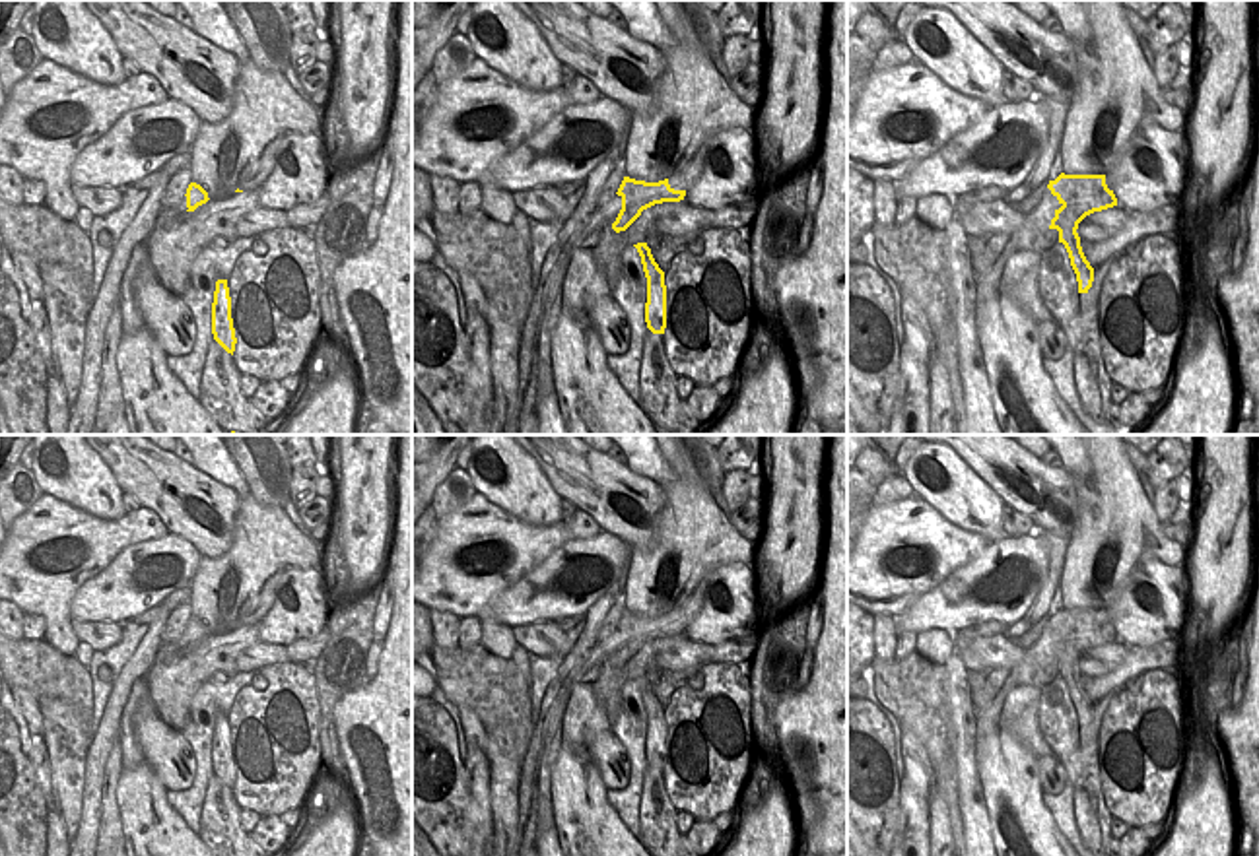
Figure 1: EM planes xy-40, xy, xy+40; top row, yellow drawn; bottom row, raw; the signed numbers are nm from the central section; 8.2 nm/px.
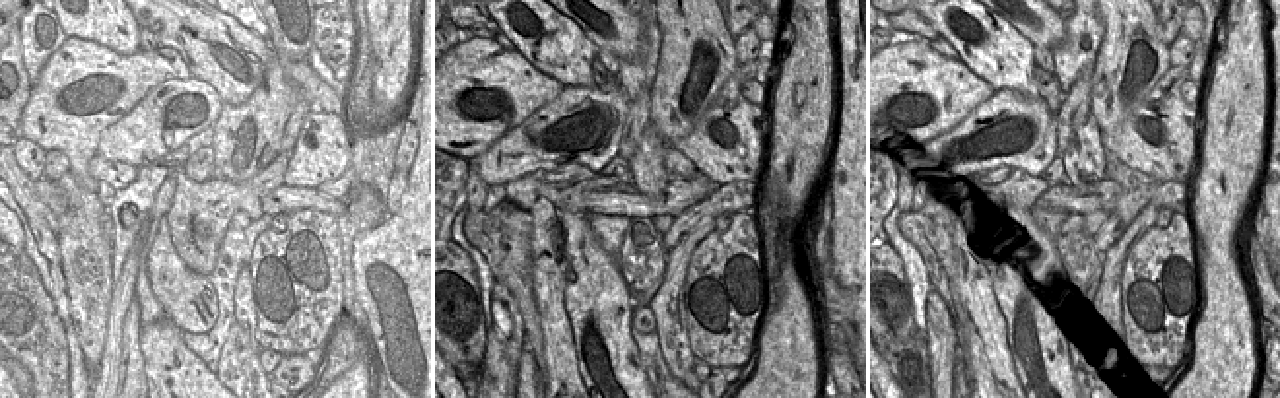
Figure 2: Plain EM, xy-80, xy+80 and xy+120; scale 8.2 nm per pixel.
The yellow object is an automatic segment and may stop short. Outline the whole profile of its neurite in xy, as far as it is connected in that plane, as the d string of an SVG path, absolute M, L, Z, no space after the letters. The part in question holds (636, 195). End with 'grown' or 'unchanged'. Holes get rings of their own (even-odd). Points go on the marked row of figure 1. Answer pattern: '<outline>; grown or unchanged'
M624 177L616 194L622 198L622 210L612 223L612 229L620 233L626 231L641 215L643 210L663 202L684 200L686 190L674 190L668 184L668 179L659 182L645 182Z; unchanged

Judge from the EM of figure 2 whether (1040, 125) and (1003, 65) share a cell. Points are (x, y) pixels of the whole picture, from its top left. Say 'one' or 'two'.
two

